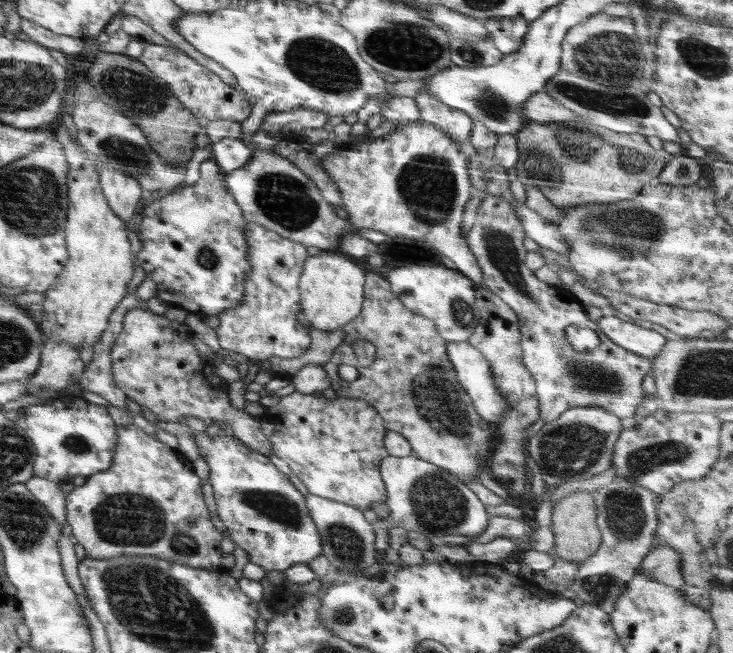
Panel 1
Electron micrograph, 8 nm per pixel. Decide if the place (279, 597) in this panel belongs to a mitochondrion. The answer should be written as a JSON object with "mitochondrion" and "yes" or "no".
{"mitochondrion":"no"}

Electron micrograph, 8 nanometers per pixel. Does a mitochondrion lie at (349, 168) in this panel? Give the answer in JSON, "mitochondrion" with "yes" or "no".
{"mitochondrion":"no"}

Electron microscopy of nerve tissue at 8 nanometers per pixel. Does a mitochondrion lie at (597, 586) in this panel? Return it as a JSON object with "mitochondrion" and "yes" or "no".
{"mitochondrion":"yes"}

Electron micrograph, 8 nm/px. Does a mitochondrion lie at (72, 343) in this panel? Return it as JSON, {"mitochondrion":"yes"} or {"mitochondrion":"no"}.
{"mitochondrion":"no"}

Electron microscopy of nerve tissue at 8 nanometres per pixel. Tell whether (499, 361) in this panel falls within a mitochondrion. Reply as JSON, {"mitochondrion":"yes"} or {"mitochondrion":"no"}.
{"mitochondrion":"no"}

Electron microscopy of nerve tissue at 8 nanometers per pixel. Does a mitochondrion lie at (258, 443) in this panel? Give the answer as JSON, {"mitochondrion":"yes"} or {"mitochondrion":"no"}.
{"mitochondrion":"no"}

